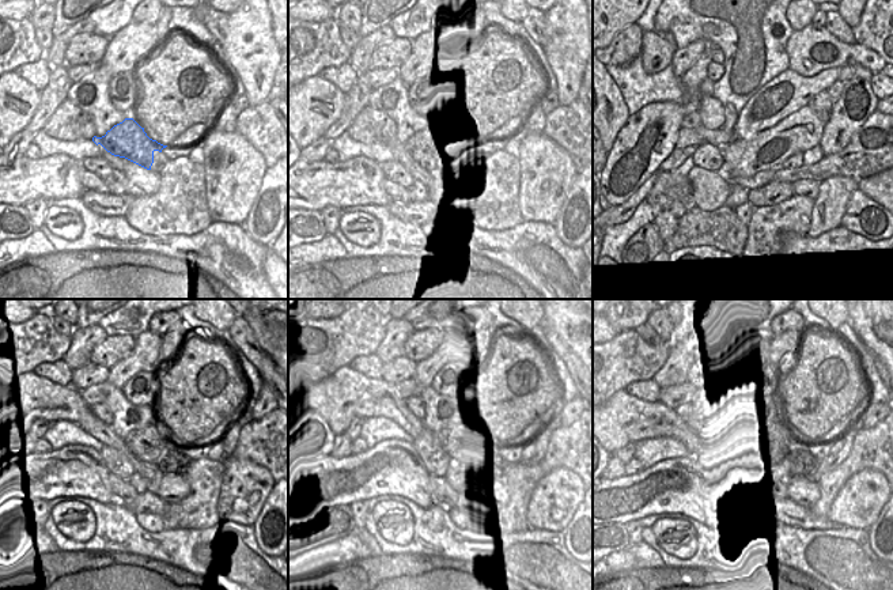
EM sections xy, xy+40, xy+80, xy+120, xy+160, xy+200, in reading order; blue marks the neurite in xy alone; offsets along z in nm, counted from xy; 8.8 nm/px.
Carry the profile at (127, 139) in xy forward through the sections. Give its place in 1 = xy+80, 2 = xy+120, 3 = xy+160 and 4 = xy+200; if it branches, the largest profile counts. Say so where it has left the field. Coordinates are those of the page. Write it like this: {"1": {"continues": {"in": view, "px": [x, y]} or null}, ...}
{"1": {"continues": {"in": "xy+80", "px": [749, 139]}}, "2": {"continues": {"in": "xy+120", "px": [146, 445]}}, "3": {"continues": {"in": "xy+160", "px": [460, 442]}}, "4": {"continues": {"in": "xy+200", "px": [765, 442]}}}

